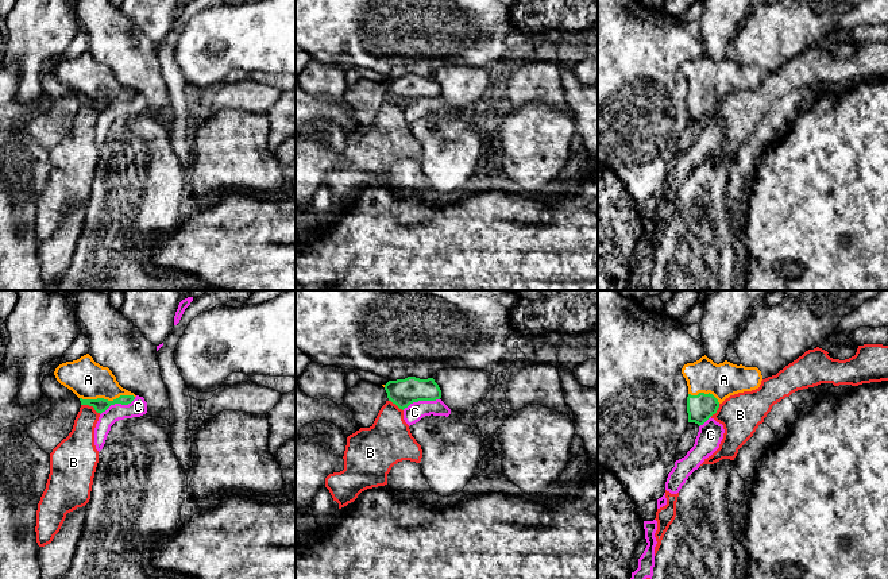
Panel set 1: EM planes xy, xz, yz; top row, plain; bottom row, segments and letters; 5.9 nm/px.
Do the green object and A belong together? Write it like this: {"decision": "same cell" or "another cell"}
{"decision": "same cell"}

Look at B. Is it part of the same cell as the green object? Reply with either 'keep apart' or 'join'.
keep apart

